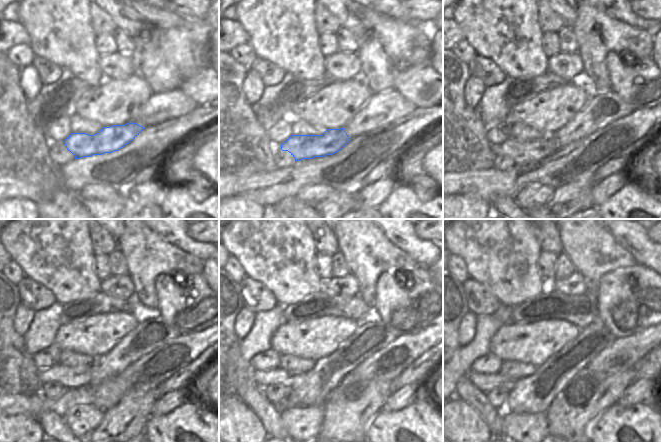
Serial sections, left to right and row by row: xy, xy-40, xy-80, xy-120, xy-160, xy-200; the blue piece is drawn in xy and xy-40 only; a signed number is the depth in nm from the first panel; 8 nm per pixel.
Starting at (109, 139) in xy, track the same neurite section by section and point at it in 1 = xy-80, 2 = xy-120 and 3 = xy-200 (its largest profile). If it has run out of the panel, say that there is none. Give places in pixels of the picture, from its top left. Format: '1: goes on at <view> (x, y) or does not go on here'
1: goes on at xy-80 (520, 152)
2: goes on at xy-120 (70, 377)
3: goes on at xy-200 (485, 383)

